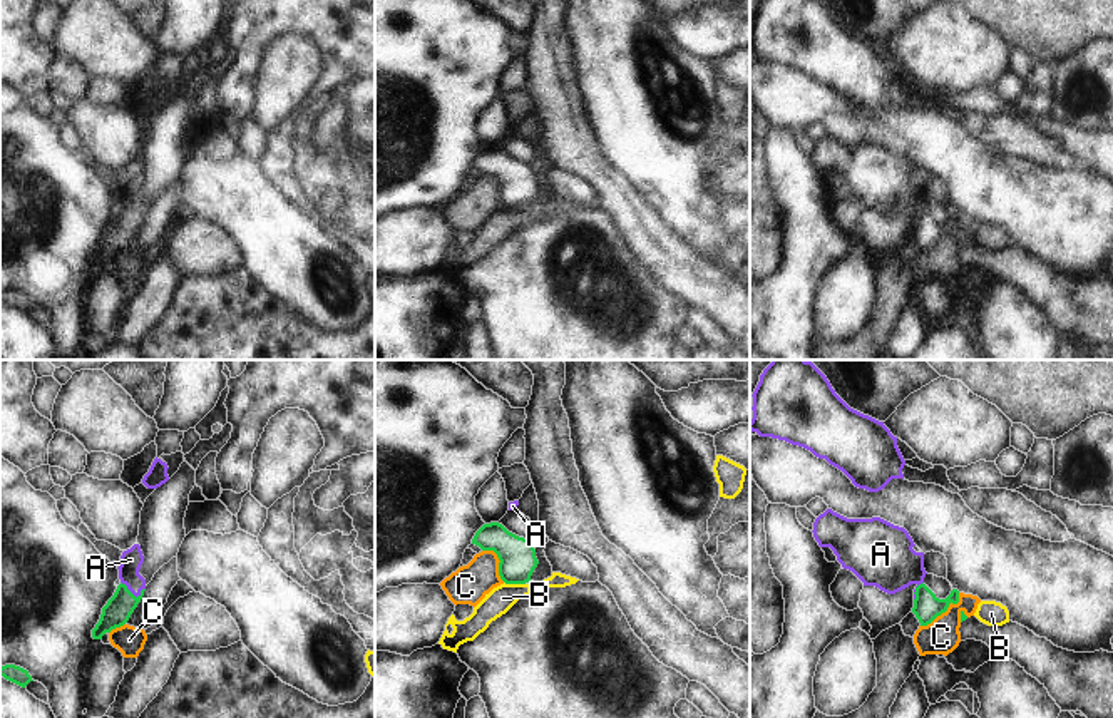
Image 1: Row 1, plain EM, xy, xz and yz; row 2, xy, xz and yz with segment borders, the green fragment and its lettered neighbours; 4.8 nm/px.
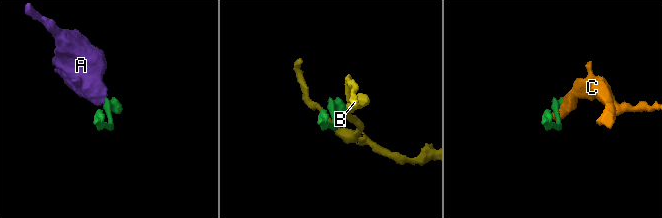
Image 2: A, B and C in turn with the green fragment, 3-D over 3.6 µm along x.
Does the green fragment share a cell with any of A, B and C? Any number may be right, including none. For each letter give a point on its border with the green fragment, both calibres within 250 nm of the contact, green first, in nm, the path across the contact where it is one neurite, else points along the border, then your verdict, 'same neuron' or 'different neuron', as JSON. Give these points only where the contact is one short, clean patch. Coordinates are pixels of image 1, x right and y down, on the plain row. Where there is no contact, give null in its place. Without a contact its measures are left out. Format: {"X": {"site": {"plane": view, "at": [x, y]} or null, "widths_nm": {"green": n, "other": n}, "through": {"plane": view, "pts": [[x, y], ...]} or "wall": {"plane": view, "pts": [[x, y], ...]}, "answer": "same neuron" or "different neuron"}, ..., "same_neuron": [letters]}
{"A": {"site": {"plane": "xy", "at": [131, 218]}, "widths_nm": {"green": 140, "other": 110}, "through": {"plane": "xy", "pts": [[116, 238], [131, 218], [131, 184]]}, "answer": "same neuron"}, "B": {"site": {"plane": "xz", "at": [514, 208]}, "widths_nm": {"green": 180, "other": 120}, "answer": "different neuron"}, "C": {"site": {"plane": "yz", "at": [944, 236]}, "widths_nm": {"green": 130, "other": 170}, "wall": {"plane": "yz", "pts": [[959, 218], [956, 228], [951, 228], [921, 251]]}, "answer": "different neuron"}, "same_neuron": ["A"]}

